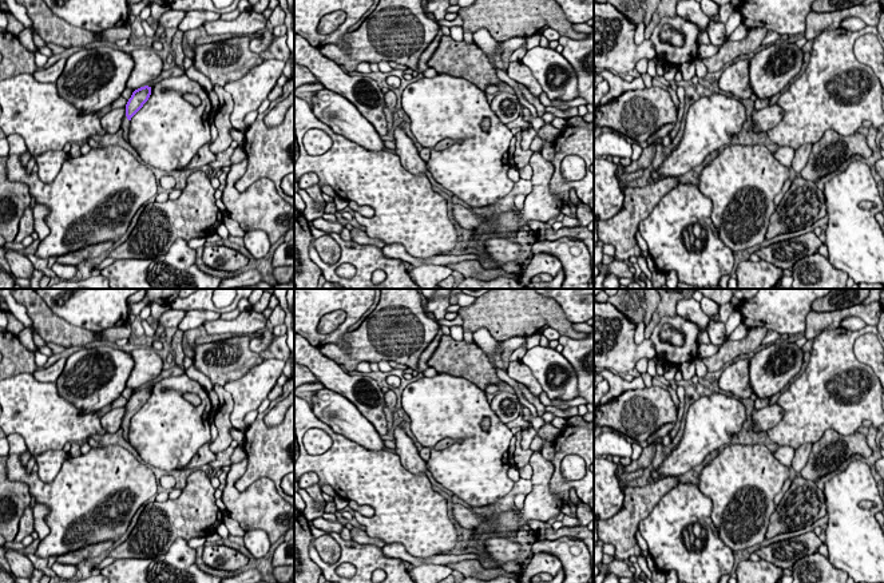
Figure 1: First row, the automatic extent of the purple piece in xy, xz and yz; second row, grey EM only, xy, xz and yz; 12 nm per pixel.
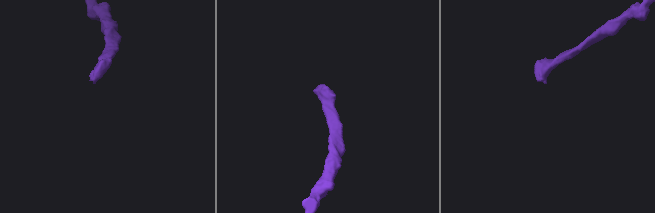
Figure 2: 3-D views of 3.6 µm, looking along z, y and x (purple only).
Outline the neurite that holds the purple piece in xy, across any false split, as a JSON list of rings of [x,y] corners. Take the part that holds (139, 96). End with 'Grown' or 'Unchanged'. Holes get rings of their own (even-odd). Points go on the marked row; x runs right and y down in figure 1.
[[[144,86],[135,90],[126,104],[126,116],[122,120],[123,139],[128,143],[128,128],[131,118],[143,107],[151,95],[151,87]]]. Grown

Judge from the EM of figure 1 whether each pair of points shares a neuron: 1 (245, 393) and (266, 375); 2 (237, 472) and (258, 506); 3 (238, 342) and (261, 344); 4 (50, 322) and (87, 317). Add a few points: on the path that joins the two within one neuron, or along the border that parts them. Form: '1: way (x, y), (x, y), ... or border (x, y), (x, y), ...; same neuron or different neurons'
1: way (250, 391), (261, 380); same neuron
2: way (232, 483), (232, 490), (248, 506); same neuron
3: border (252, 337), (249, 348), (258, 353); different neurons
4: border (44, 302), (68, 322), (95, 332); different neurons

